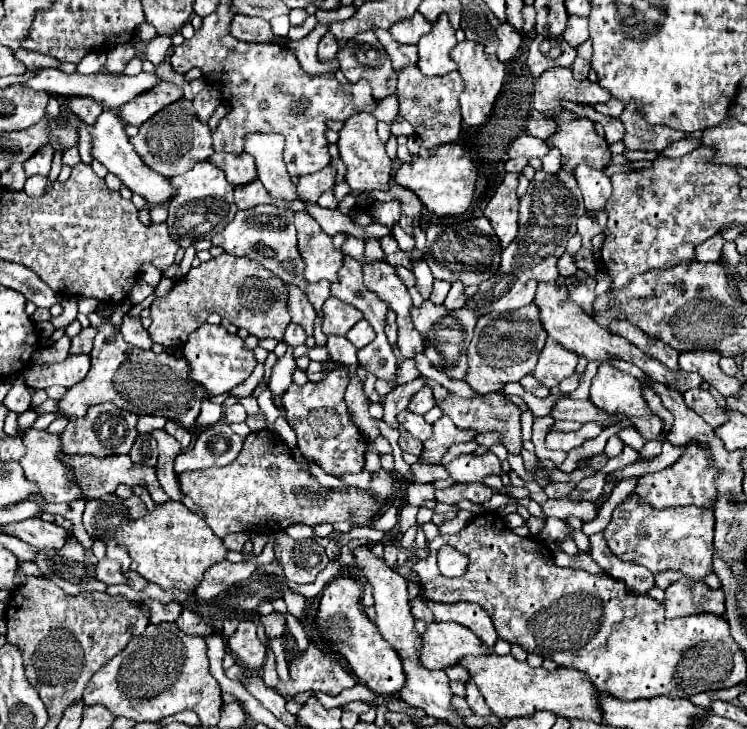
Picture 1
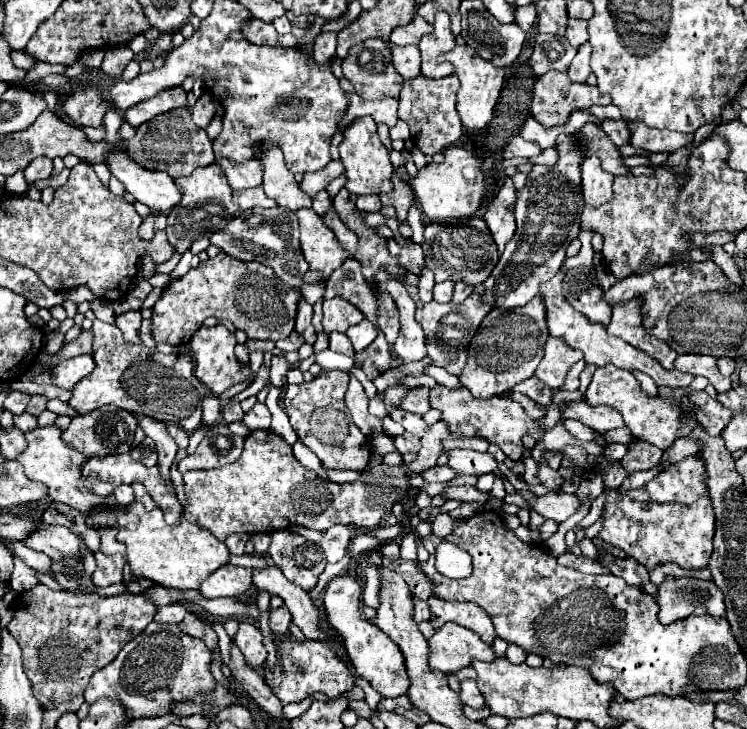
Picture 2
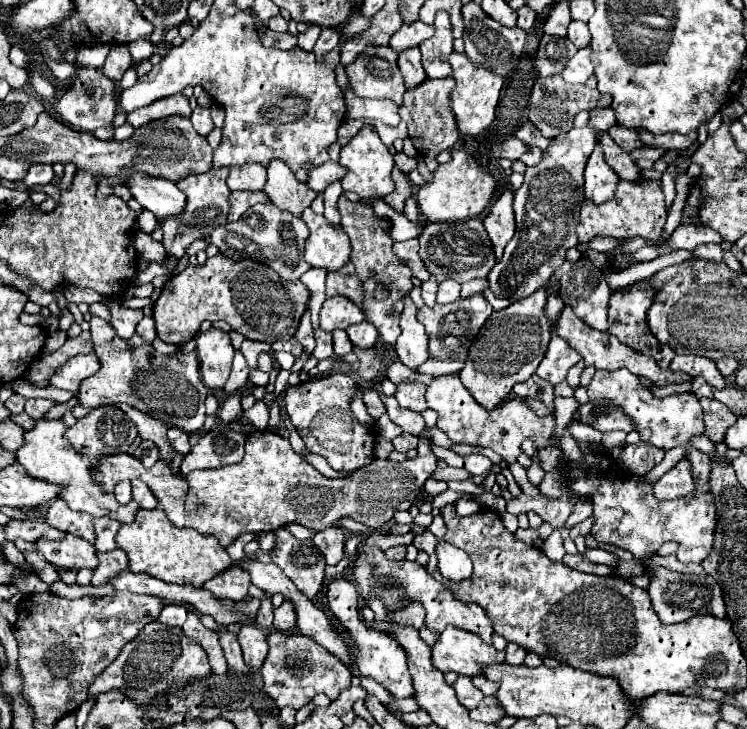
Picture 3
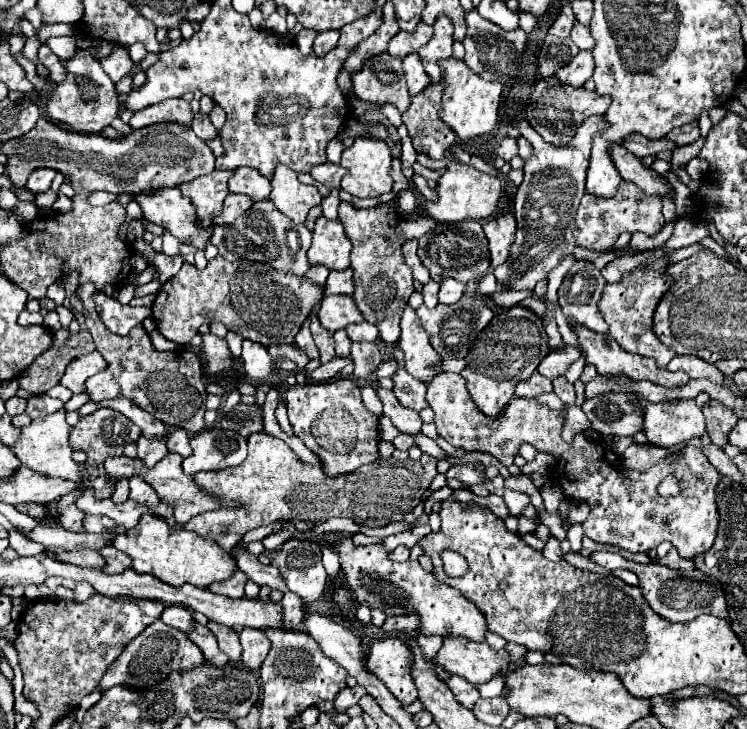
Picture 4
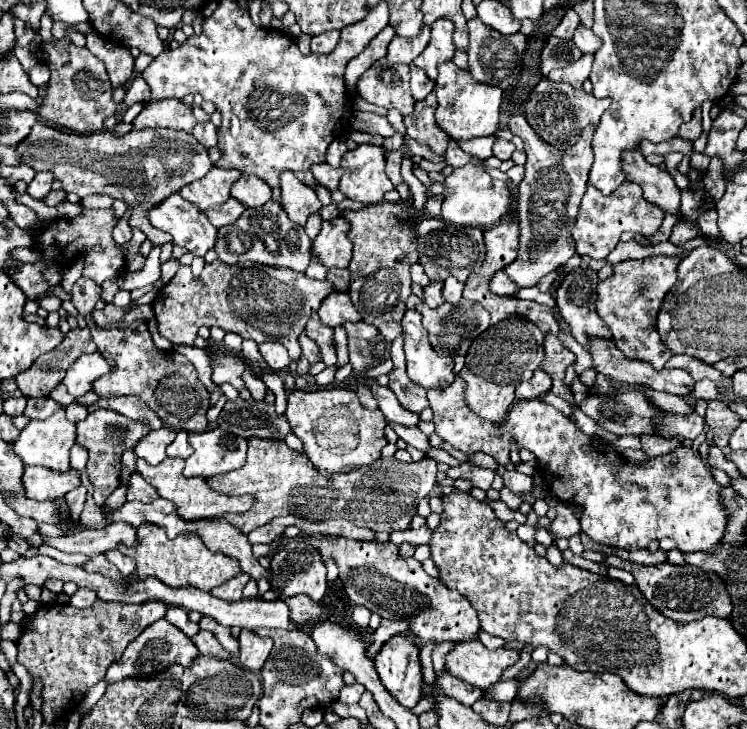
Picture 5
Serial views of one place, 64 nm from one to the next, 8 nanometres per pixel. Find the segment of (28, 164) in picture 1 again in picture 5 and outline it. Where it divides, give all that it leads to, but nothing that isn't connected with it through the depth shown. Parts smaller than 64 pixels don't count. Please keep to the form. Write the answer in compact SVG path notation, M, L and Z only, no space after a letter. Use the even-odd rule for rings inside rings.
M36 172L34 180L28 184L28 194L36 200L42 200L50 192L52 182L54 182L52 172Z

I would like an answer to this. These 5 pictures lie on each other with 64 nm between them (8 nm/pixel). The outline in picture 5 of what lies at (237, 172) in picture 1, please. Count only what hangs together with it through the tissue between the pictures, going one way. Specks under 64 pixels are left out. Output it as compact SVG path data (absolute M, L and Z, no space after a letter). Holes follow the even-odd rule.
M240 176L240 180L236 180L236 184L232 184L232 196L236 200L240 200L244 206L254 208L254 206L262 206L272 198L272 188L268 184L264 184L264 180L260 180L258 176Z

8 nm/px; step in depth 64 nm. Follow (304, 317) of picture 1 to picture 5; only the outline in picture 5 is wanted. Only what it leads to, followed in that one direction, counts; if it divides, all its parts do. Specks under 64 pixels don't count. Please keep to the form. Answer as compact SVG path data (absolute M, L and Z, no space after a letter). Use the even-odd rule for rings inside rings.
M302 332L302 336L298 338L298 342L300 342L300 346L302 346L302 354L308 358L310 364L320 360L320 348L316 346L314 340L310 340L310 338L306 336L306 332Z

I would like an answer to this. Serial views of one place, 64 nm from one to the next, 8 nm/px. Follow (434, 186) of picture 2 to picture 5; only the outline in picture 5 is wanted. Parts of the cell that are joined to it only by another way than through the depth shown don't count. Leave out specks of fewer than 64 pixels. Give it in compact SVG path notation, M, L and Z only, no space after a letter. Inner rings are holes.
M466 164L462 168L454 168L450 176L444 180L444 188L448 188L448 194L444 194L442 202L442 220L450 224L462 224L462 226L478 226L478 228L490 228L500 222L500 218L508 212L510 206L510 190L502 180L494 180L488 172Z

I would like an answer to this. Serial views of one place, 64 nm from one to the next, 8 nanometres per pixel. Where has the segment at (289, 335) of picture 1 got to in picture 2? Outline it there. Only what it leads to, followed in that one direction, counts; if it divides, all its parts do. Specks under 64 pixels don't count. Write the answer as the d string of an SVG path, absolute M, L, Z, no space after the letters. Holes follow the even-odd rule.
M292 330L290 336L284 338L284 340L279 340L276 346L284 352L290 352L290 350L298 350L298 348L302 346L302 342L304 342L304 340L300 340L300 334L298 334L296 330Z

